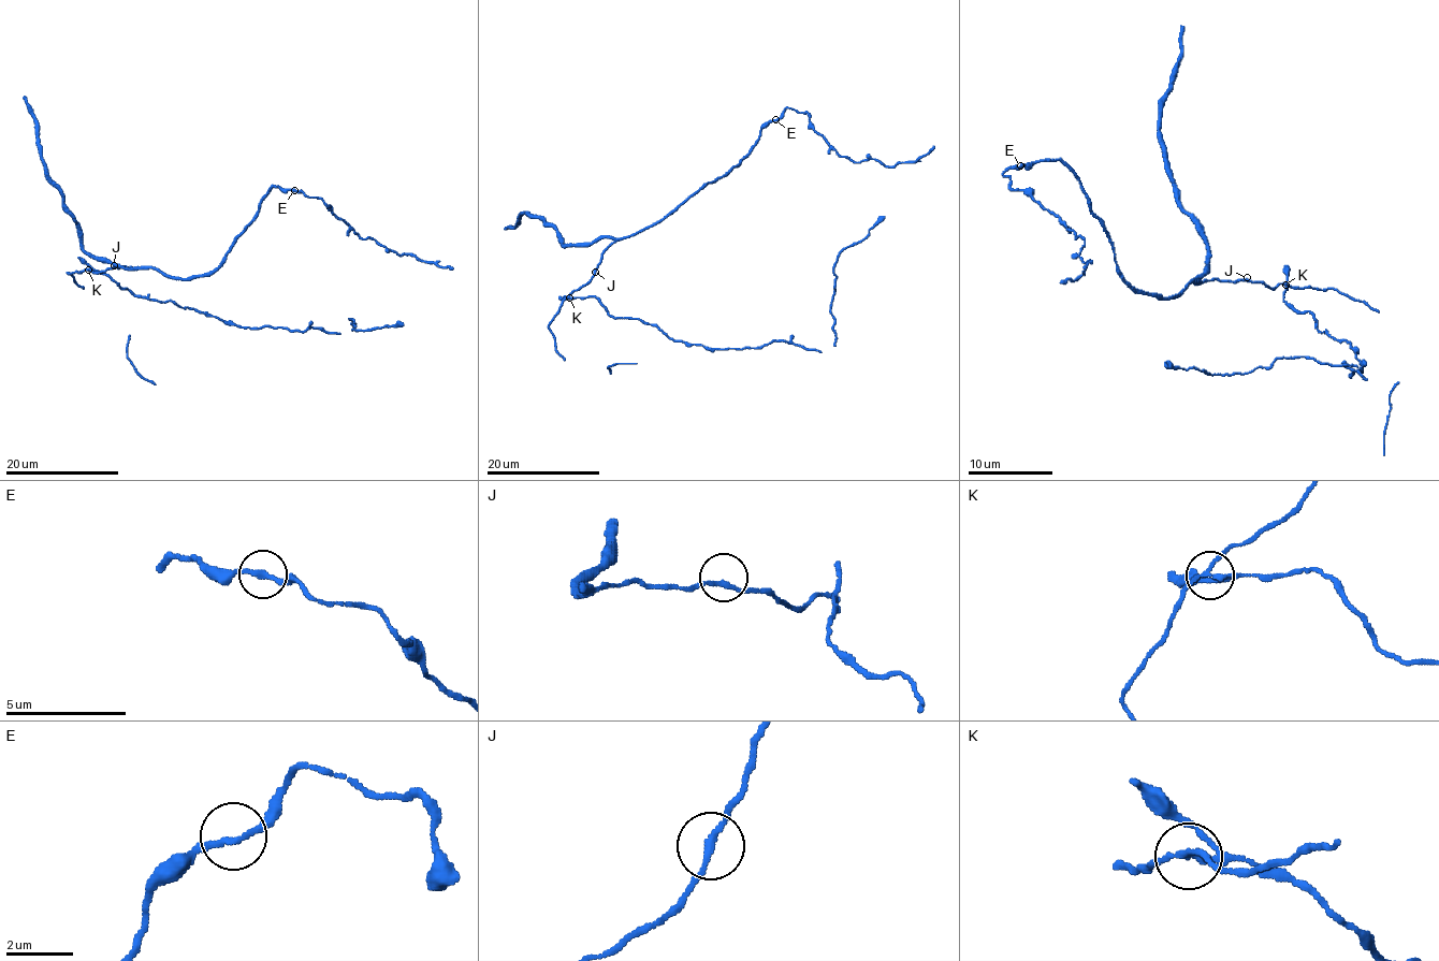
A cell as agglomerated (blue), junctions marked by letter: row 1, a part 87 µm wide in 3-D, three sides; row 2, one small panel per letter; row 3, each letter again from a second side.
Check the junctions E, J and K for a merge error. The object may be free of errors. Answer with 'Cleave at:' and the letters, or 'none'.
Cleave at: K

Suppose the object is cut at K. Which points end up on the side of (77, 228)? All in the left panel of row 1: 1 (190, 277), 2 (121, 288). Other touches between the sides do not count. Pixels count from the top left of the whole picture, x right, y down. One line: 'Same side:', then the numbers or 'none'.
Same side: 1

